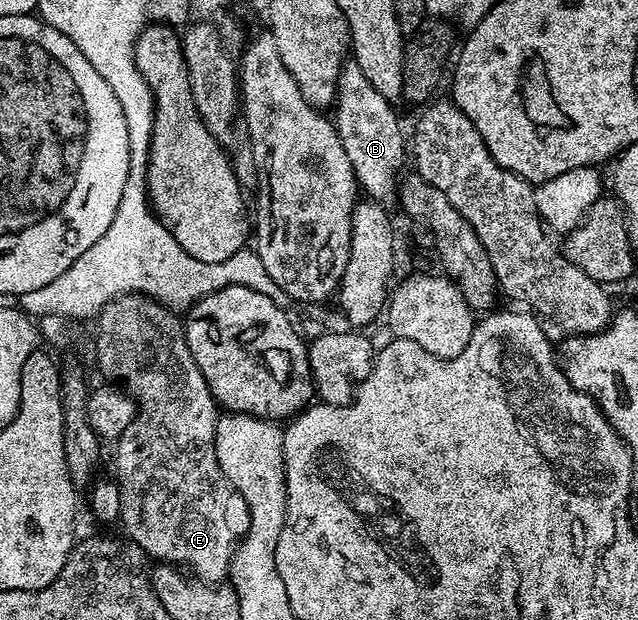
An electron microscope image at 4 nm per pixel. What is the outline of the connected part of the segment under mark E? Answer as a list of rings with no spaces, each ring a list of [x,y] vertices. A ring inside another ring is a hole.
[[[121,294],[120,297],[113,298],[111,302],[108,302],[104,309],[100,311],[98,315],[99,322],[100,327],[96,330],[96,362],[100,365],[101,372],[108,377],[105,379],[109,383],[115,384],[136,401],[136,415],[130,424],[130,428],[126,428],[126,432],[122,432],[122,436],[115,439],[114,442],[114,446],[116,446],[117,474],[115,477],[118,479],[120,488],[119,525],[124,525],[125,532],[123,531],[123,533],[131,541],[137,542],[149,559],[159,560],[164,564],[179,564],[181,567],[191,571],[199,581],[205,584],[223,583],[230,574],[232,555],[236,553],[236,547],[240,545],[244,535],[248,533],[250,528],[250,512],[248,511],[246,500],[241,494],[233,491],[228,478],[218,464],[218,456],[216,455],[218,403],[212,397],[210,388],[206,384],[198,364],[194,364],[194,356],[190,356],[190,348],[184,339],[184,323],[181,315],[175,310],[169,310],[161,302],[155,302],[146,294]]]

